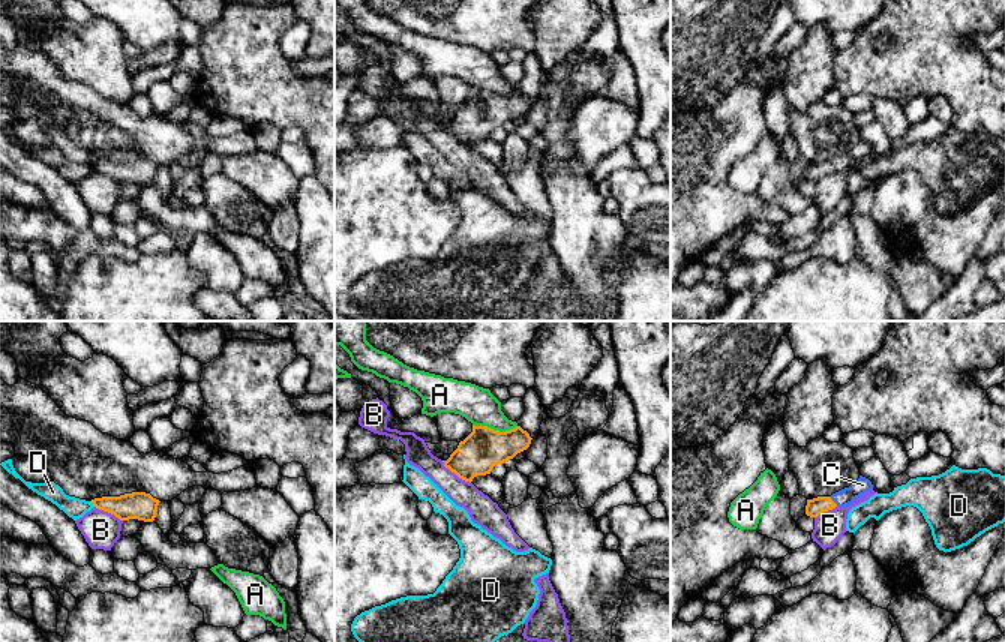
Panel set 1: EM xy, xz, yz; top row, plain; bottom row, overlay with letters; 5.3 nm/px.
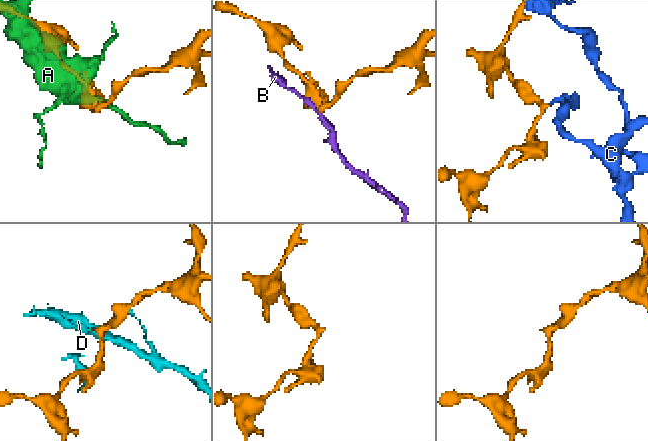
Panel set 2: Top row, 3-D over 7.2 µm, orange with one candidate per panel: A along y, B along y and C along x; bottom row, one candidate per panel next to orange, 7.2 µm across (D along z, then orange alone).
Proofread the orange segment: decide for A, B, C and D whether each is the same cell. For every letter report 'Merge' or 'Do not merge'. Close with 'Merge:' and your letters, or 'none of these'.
A: Do not merge
B: Do not merge
C: Merge
D: Do not merge
Merge: C

